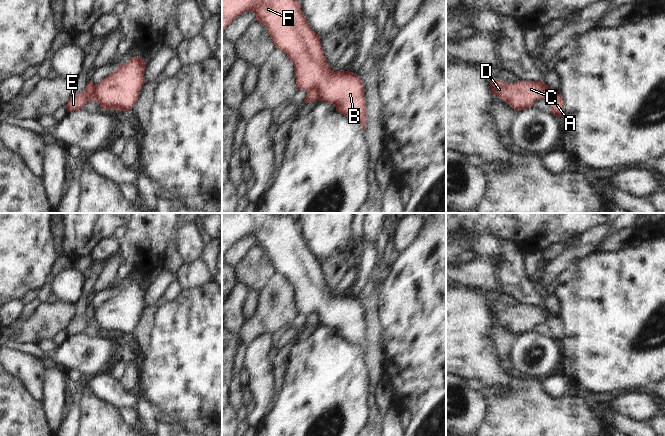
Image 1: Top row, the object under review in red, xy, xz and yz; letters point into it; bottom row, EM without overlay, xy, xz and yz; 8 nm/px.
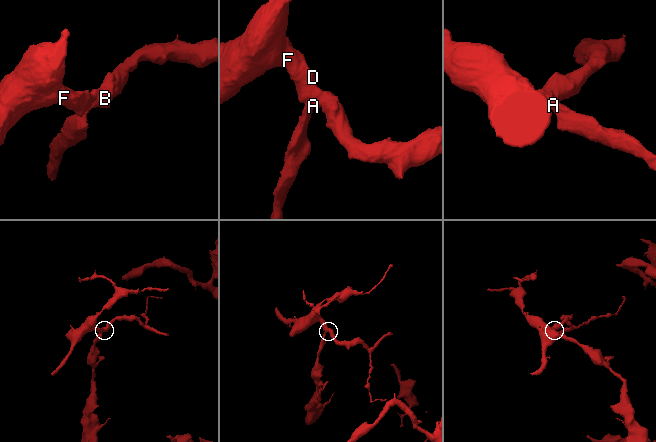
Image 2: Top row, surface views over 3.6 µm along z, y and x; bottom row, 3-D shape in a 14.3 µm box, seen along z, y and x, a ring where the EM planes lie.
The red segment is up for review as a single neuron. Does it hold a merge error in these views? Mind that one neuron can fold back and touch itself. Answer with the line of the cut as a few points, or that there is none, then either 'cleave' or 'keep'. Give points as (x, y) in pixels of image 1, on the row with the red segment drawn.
cut in xy along (93, 85), (93, 96), (102, 108); cleave

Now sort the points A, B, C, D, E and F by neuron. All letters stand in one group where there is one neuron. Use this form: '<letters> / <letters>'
A / B C D E F

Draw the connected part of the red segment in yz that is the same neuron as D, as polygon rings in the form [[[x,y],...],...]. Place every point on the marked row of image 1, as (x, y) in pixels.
[[[493,77],[490,81],[491,91],[493,96],[497,96],[504,100],[517,112],[533,107],[533,103],[539,99],[547,99],[551,92],[557,92],[543,81],[516,81],[514,83],[502,82],[495,80]]]

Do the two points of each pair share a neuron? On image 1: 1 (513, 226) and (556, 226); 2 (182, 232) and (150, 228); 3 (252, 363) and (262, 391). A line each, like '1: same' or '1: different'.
1: same
2: different
3: same

